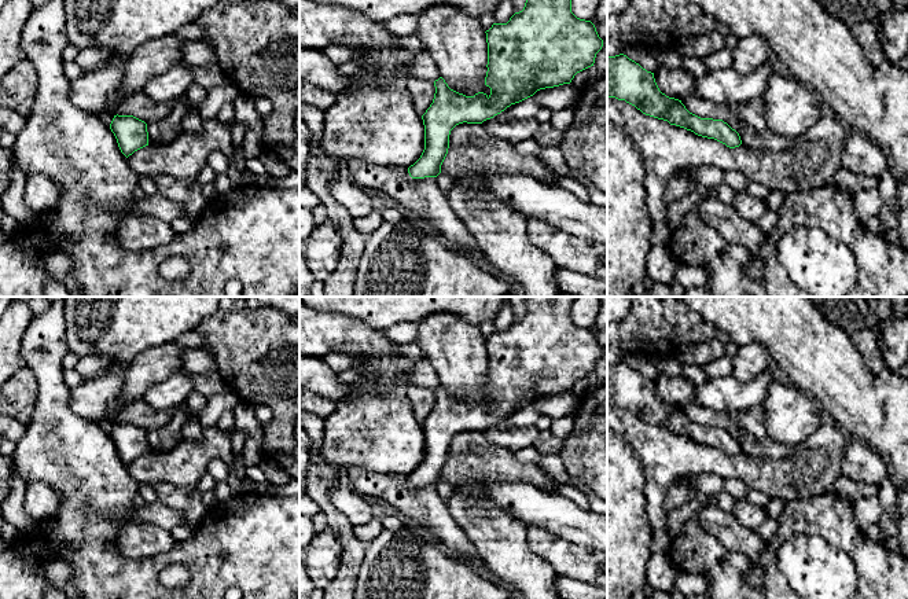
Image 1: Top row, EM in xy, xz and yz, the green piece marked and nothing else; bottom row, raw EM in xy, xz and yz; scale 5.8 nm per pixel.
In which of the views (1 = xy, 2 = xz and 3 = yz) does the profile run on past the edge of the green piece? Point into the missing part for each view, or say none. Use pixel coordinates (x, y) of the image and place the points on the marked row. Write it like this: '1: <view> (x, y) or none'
1: none
2: none
3: none

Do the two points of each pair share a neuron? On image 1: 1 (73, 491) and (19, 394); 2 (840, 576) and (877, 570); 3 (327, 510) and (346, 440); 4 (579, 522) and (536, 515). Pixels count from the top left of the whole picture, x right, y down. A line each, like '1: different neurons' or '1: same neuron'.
1: different neurons
2: different neurons
3: different neurons
4: same neuron

